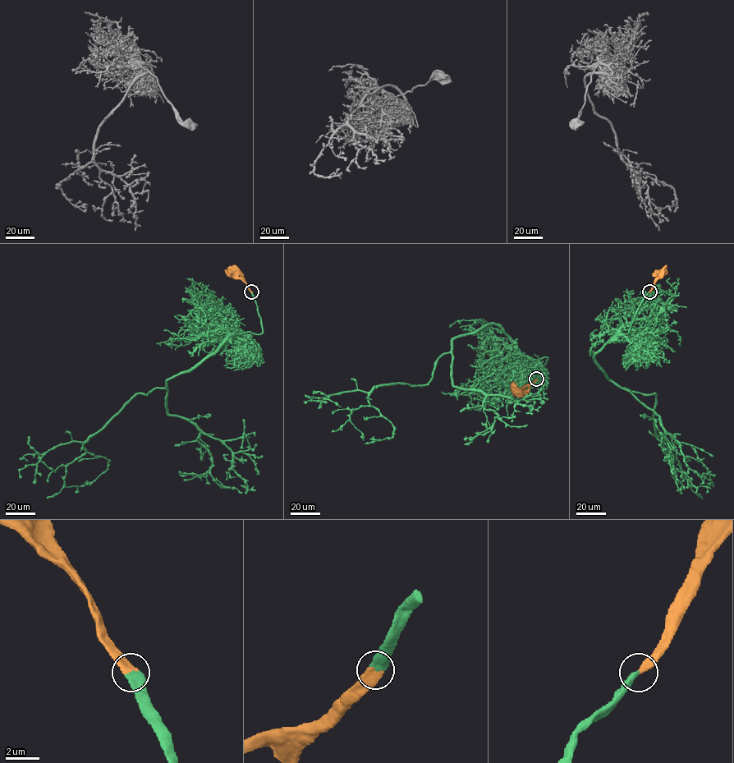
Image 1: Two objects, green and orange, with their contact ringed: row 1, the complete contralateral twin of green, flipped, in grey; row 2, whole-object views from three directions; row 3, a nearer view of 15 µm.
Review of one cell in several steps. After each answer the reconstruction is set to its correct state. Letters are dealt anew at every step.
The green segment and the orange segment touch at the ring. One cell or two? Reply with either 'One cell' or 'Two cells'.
One cell

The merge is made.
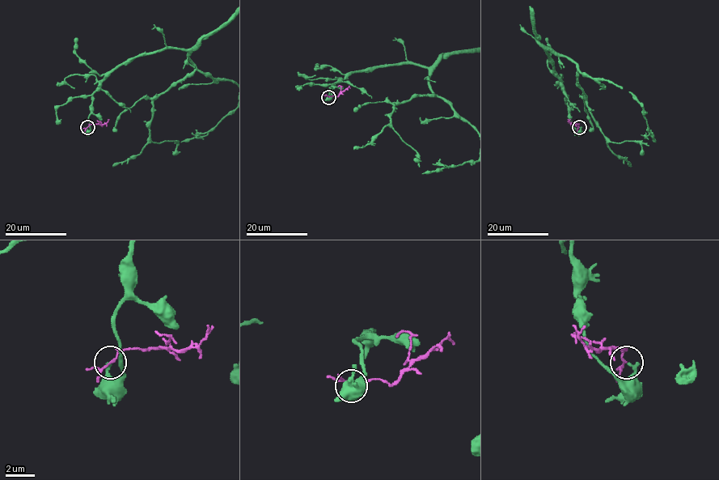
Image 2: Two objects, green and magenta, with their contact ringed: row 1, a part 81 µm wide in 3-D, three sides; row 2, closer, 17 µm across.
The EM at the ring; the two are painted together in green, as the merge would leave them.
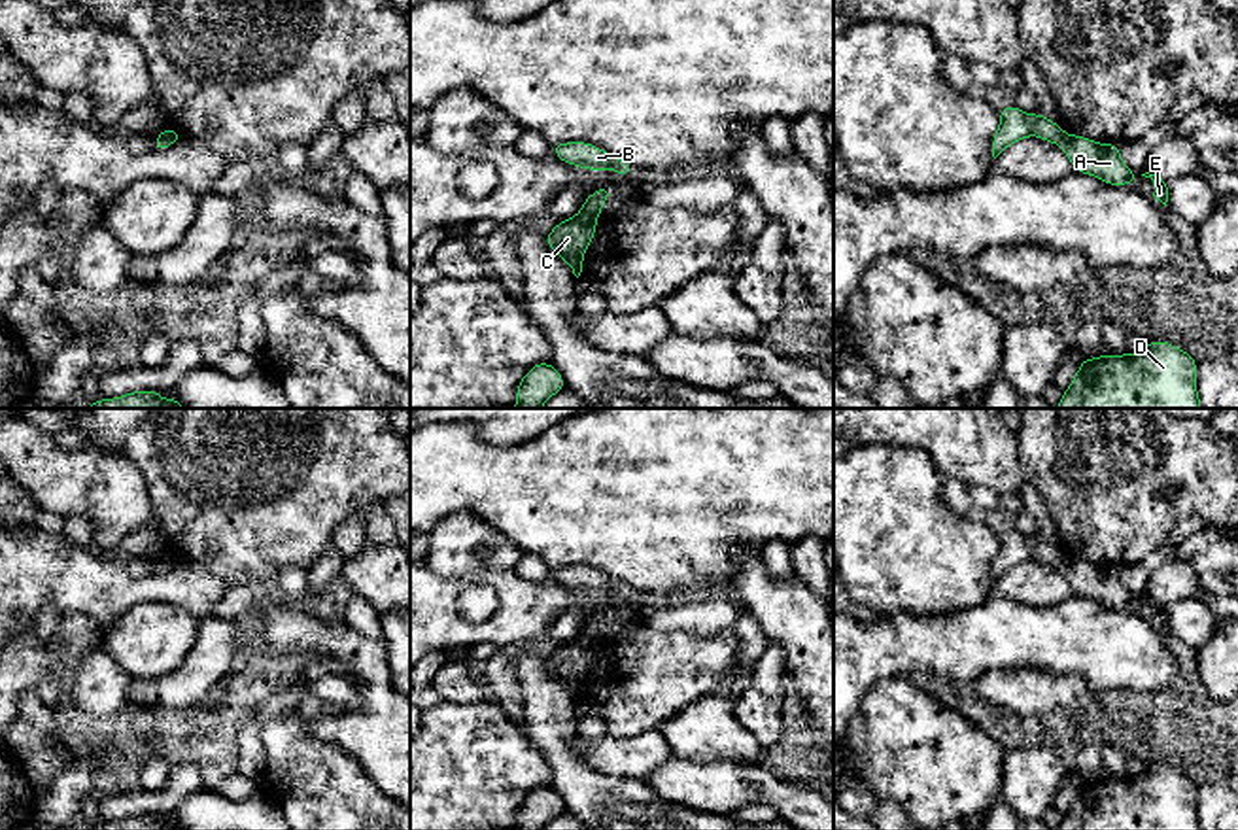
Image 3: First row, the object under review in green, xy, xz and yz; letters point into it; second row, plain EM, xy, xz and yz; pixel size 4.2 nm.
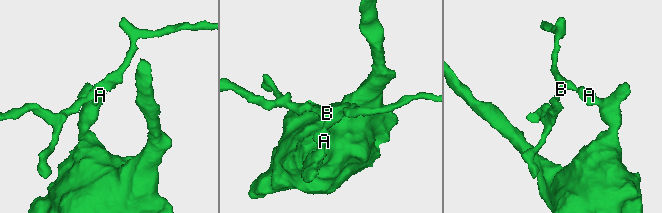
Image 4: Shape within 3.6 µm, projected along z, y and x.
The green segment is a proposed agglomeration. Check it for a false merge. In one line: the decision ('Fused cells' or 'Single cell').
Fused cells

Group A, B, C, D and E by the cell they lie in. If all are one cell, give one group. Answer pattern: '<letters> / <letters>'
A C D E / B

